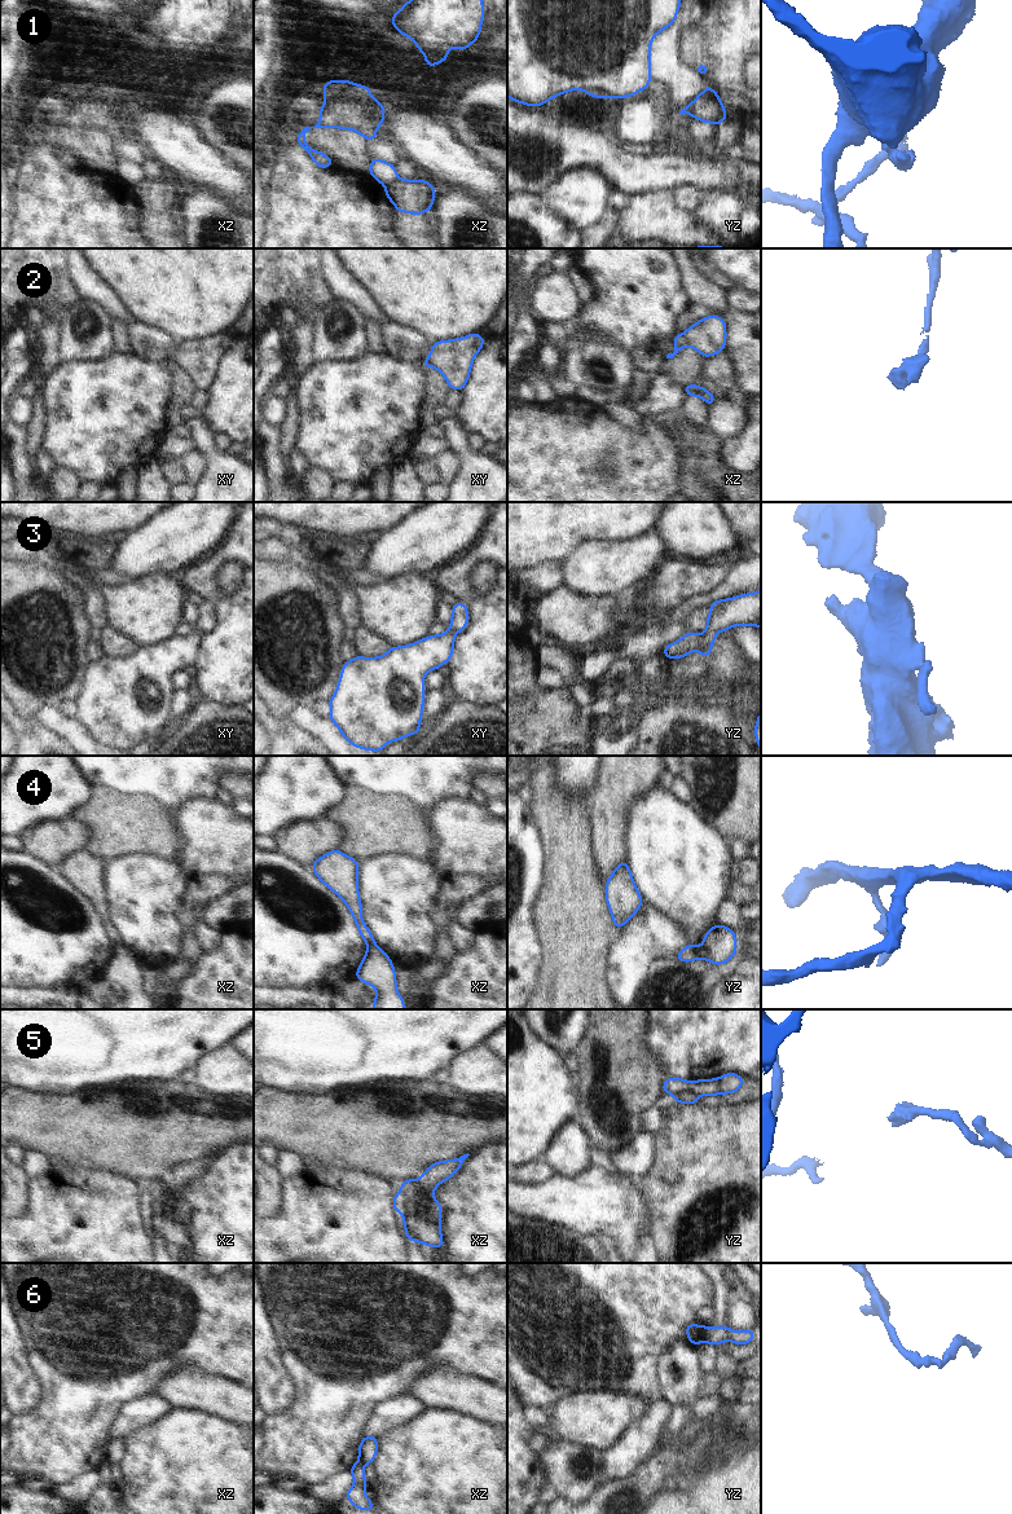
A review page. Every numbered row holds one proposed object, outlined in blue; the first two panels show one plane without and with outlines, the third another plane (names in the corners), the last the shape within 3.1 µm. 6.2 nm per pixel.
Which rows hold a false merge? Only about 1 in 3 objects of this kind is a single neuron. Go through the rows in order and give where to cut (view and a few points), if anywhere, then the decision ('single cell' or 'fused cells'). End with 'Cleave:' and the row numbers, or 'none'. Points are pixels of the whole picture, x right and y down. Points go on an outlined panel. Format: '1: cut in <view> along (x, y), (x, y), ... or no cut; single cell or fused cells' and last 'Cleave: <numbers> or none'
1: cut in xz along (397, 179), (386, 185); fused cells
2: cut in xz along (682, 334), (689, 344); fused cells
3: no cut; single cell
4: cut in yz along (695, 947), (695, 953), (699, 956); fused cells
5: cut in yz along (690, 1082), (690, 1086), (676, 1096); fused cells
6: cut in yz along (702, 1328), (705, 1341); fused cells
Cleave: 1, 2, 4, 5, 6

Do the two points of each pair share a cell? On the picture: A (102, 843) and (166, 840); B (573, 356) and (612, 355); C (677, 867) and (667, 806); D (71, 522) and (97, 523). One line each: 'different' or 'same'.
A: same
B: same
C: same
D: same

